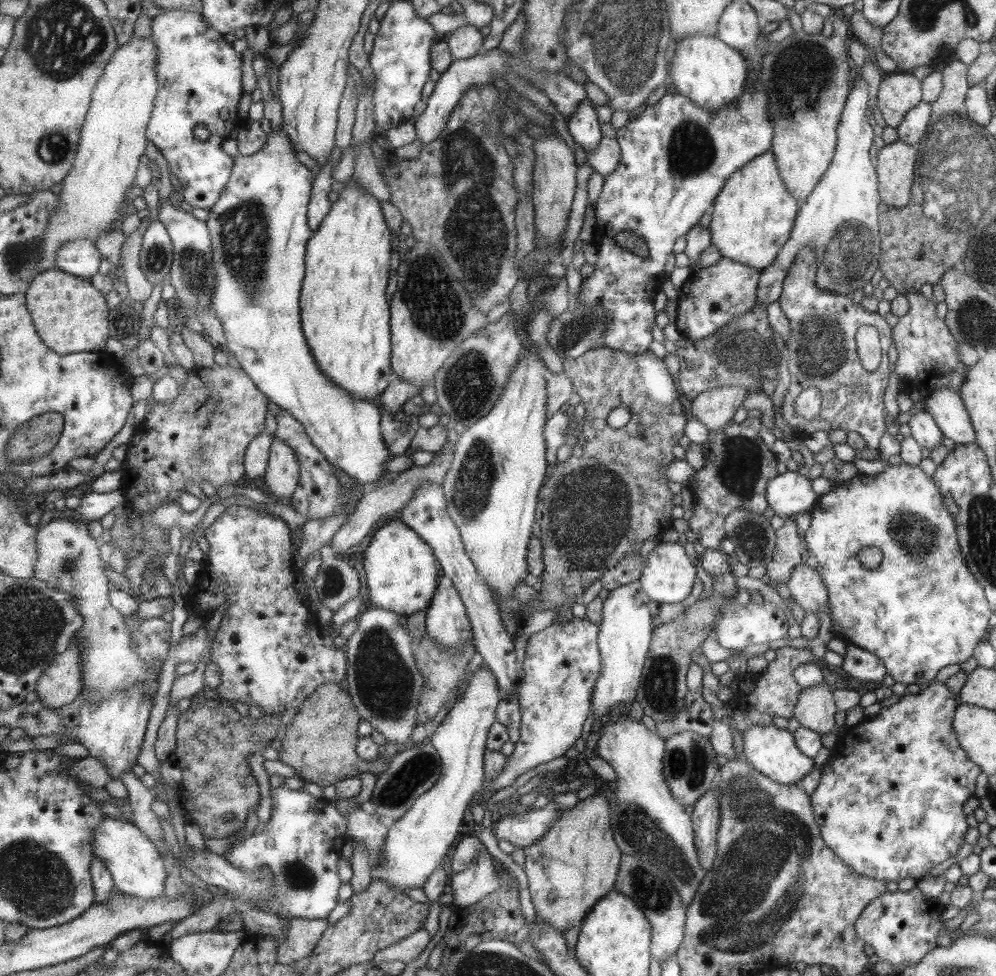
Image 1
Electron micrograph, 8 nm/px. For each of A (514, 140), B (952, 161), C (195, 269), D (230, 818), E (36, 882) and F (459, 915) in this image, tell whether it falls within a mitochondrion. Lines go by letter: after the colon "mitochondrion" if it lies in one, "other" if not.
A: mitochondrion
B: mitochondrion
C: mitochondrion
D: mitochondrion
E: mitochondrion
F: other

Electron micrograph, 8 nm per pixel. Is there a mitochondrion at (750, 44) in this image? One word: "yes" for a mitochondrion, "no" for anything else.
no

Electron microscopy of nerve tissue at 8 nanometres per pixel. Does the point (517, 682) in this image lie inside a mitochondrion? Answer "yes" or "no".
no

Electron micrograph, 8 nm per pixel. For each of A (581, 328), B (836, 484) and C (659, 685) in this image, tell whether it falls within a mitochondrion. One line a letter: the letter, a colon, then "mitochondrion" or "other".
A: mitochondrion
B: other
C: mitochondrion

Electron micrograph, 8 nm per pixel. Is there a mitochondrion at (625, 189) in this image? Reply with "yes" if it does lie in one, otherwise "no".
no

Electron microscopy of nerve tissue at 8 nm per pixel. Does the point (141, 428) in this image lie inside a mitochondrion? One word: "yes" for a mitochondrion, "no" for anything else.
no

